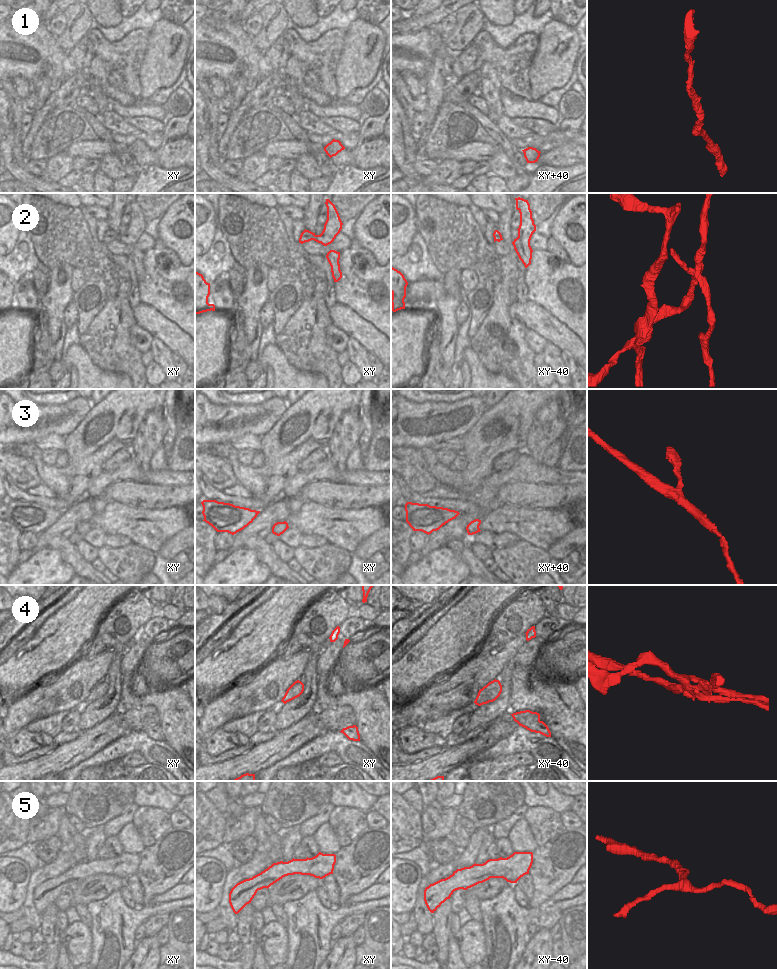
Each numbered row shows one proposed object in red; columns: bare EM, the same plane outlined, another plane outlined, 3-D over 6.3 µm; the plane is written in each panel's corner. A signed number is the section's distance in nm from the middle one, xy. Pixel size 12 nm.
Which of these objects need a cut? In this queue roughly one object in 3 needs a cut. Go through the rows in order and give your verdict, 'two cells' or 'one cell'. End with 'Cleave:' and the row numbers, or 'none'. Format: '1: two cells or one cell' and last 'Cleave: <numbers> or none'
1: one cell
2: two cells
3: two cells
4: two cells
5: one cell
Cleave: 2, 3, 4

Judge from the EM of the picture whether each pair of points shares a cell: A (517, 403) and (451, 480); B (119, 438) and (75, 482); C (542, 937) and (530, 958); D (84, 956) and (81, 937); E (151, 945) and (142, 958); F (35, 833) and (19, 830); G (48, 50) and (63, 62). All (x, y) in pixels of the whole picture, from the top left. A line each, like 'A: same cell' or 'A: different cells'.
A: same cell
B: same cell
C: same cell
D: same cell
E: same cell
F: different cells
G: same cell

